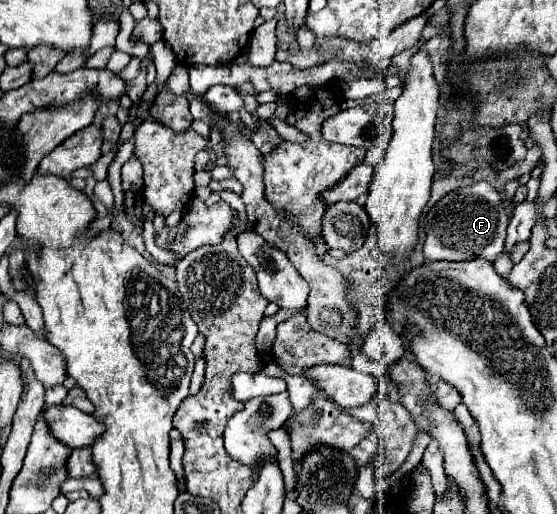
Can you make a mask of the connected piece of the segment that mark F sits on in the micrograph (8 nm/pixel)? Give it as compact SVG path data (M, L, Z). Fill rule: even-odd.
M486 180L474 182L460 190L446 194L440 202L428 210L424 220L426 242L424 242L424 258L434 260L450 260L464 262L474 258L484 258L494 262L504 252L504 238L510 216L504 208L502 194Z

